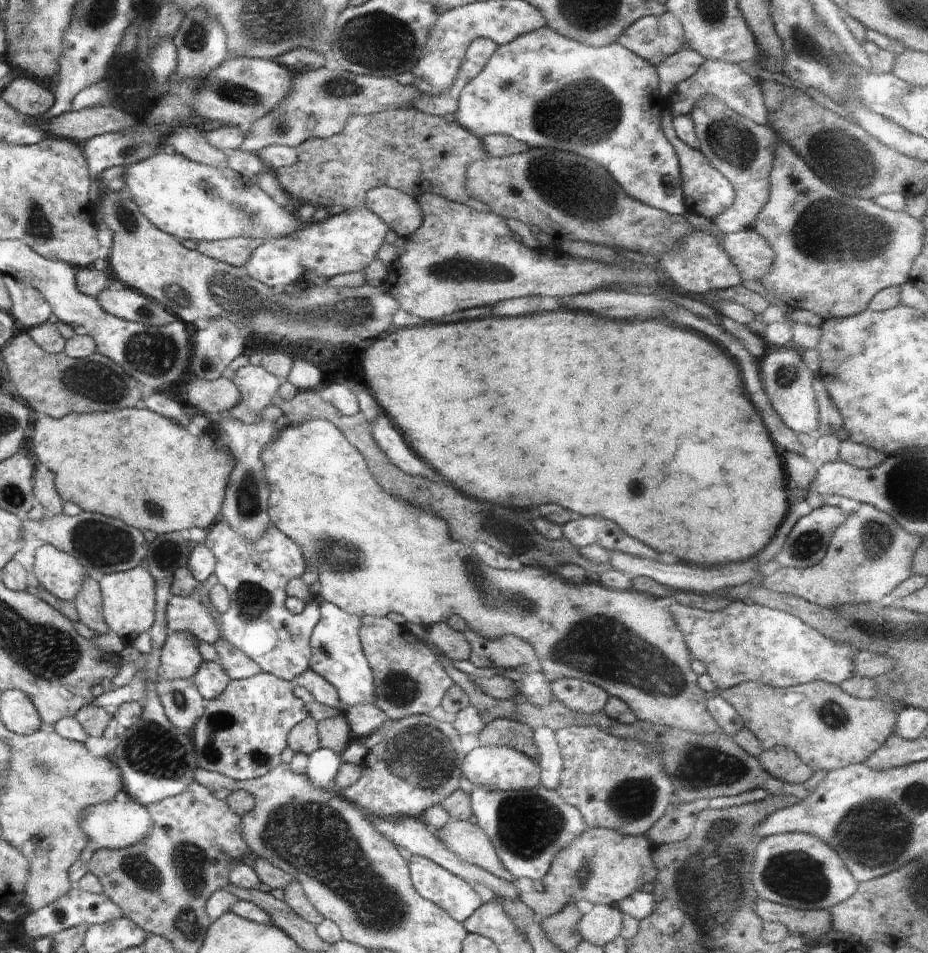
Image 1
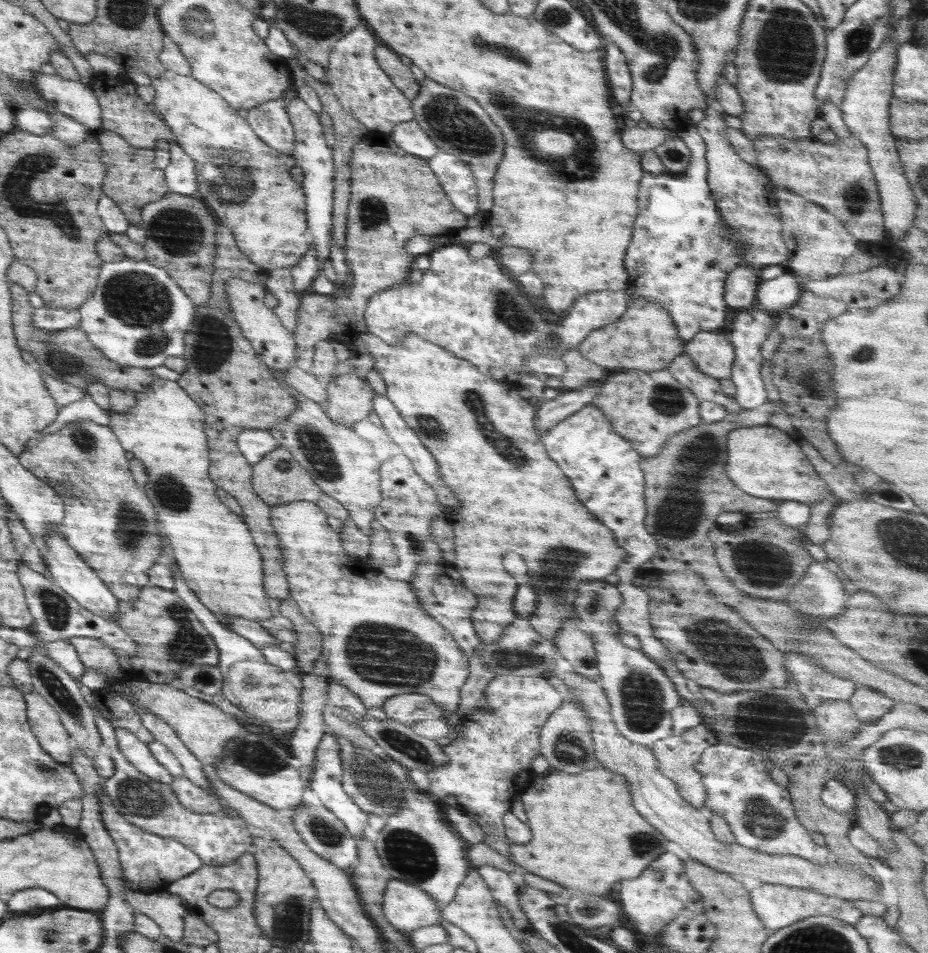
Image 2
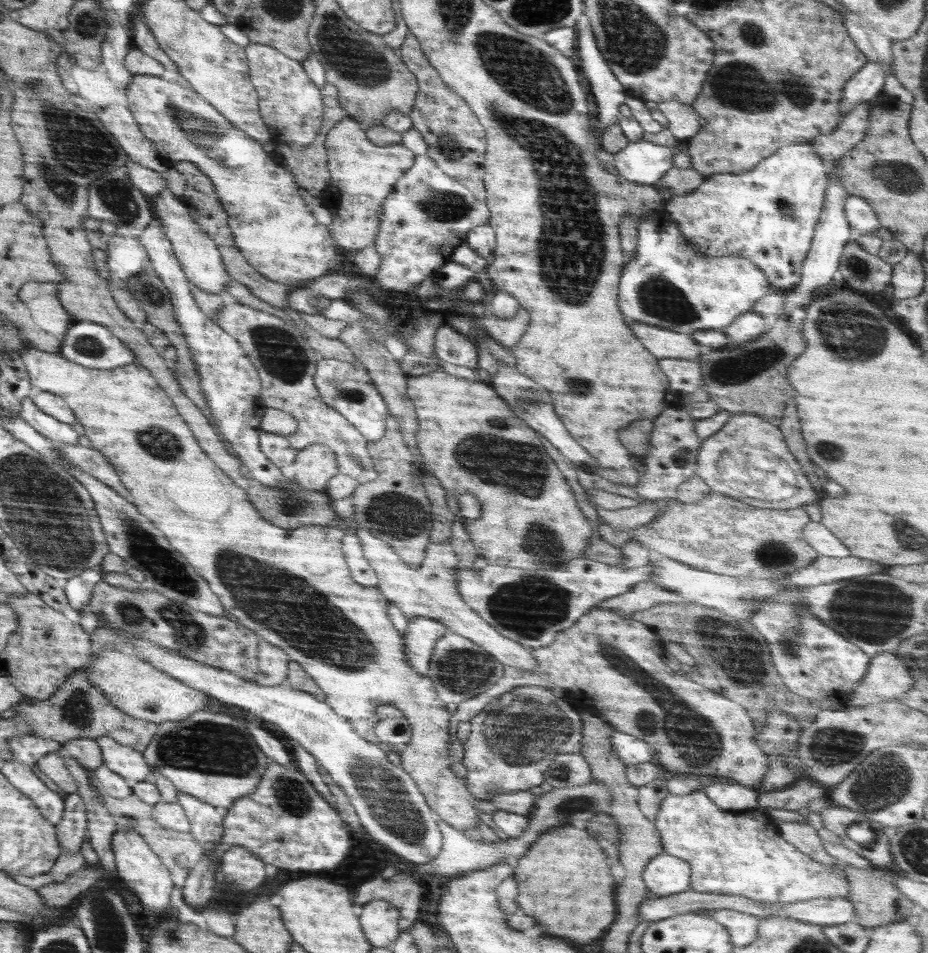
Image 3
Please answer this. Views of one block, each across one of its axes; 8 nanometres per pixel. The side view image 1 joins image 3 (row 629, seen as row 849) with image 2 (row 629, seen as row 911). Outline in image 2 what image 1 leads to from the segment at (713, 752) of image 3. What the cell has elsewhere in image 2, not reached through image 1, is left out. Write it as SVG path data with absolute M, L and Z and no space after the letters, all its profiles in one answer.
M360 141L353 146L349 168L352 200L348 202L344 254L350 268L350 287L340 286L333 294L316 294L309 290L300 296L300 304L296 310L298 324L293 334L298 348L294 365L310 372L315 344L331 338L357 352L370 353L374 366L372 369L380 372L386 382L386 396L400 410L402 418L416 432L426 450L436 458L440 478L460 502L458 511L448 511L456 522L464 522L464 526L456 526L456 534L464 540L460 546L455 546L456 552L460 554L460 560L456 560L455 565L462 575L463 585L474 593L474 566L476 562L486 560L488 554L519 554L527 566L527 579L538 594L534 614L538 620L546 622L546 636L555 644L552 636L562 628L562 624L578 619L574 611L578 584L590 580L604 580L615 574L618 565L626 563L628 552L616 544L612 531L601 524L577 499L568 477L561 471L558 463L549 458L534 429L537 412L527 400L519 396L519 390L516 390L521 388L519 382L494 380L485 371L478 370L477 366L448 354L445 348L440 348L438 344L424 340L416 334L406 334L402 340L404 344L392 348L368 331L364 320L368 299L384 289L403 285L402 282L407 281L409 273L415 267L416 256L406 252L406 241L416 235L441 234L464 228L467 216L448 200L427 159L404 154L393 141L379 144Z

